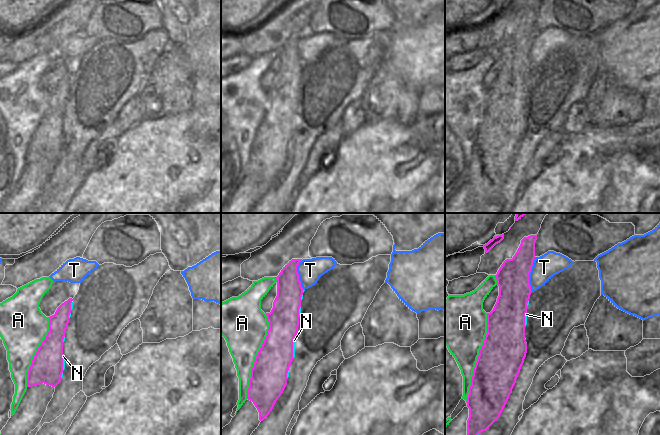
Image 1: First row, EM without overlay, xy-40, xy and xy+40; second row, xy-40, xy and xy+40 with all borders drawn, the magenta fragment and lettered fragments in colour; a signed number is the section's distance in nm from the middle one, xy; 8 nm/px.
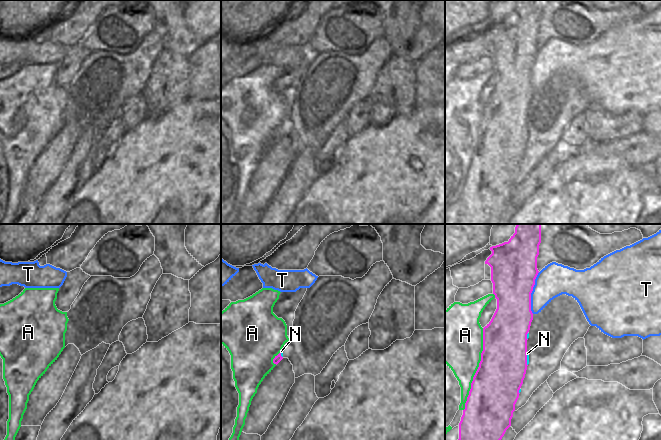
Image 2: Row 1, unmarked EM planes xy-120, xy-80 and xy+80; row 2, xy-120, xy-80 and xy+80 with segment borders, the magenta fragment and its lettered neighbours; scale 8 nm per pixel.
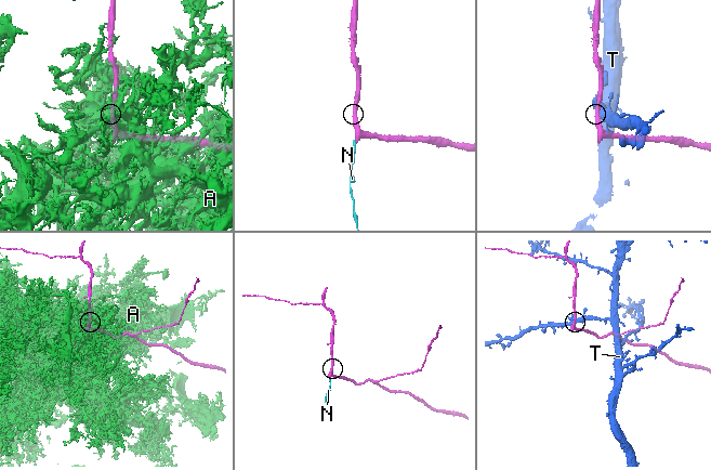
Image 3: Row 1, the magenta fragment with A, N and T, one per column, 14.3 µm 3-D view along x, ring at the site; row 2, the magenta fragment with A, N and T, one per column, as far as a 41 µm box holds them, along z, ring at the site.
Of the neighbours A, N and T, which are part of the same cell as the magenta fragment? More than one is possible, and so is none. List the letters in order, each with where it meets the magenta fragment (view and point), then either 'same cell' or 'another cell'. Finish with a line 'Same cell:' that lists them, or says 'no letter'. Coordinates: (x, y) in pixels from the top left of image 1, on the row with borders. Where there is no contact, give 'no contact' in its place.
A: contact xy+40 (477, 358); another cell
N: contact xy (292, 349); same cell
T: contact xy+40 (528, 275); another cell
Same cell: N

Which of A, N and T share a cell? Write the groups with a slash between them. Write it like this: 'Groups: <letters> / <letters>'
Groups: A / N / T.

